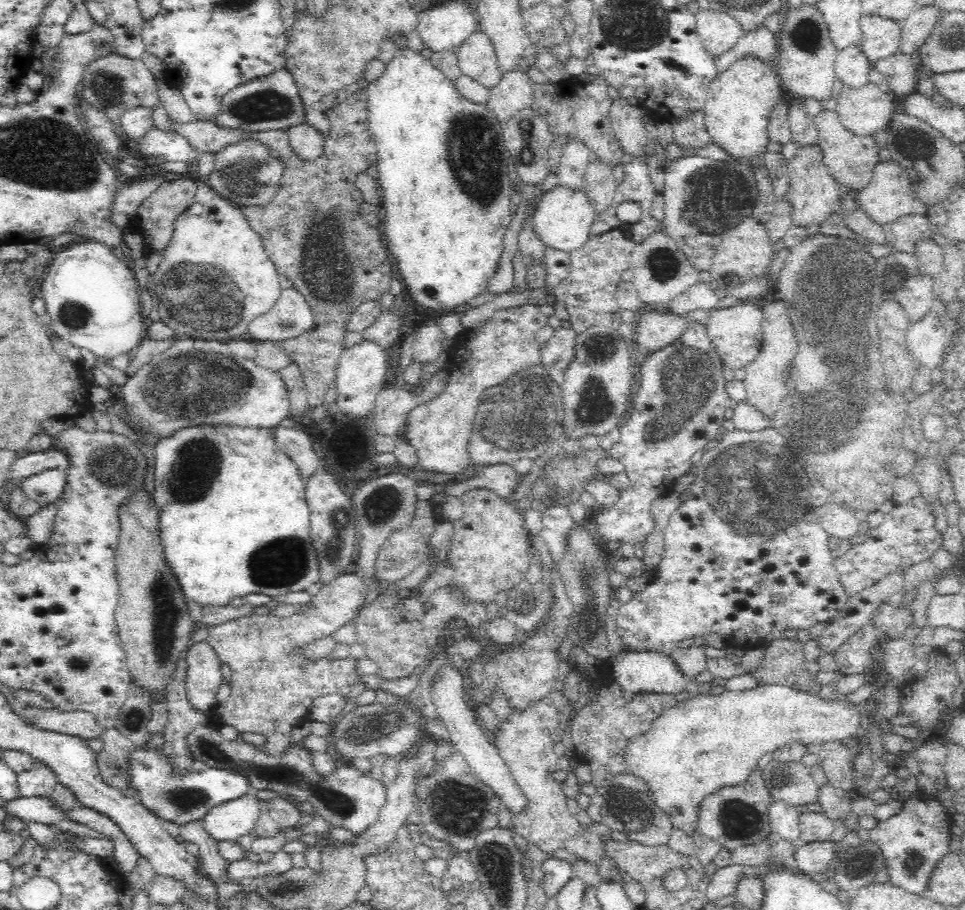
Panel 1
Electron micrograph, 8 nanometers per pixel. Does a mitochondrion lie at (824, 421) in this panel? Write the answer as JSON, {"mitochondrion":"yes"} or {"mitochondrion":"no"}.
{"mitochondrion":"yes"}

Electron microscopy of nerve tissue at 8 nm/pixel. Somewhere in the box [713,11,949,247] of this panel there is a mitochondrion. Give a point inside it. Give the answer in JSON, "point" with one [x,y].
{"point":[806,35]}

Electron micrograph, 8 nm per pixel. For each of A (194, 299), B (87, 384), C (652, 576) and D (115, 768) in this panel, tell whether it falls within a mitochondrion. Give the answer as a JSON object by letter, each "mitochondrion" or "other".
{"A":"mitochondrion","B":"other","C":"other","D":"mitochondrion"}

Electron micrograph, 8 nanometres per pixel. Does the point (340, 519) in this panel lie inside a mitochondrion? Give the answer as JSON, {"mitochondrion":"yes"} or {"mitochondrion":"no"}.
{"mitochondrion":"yes"}

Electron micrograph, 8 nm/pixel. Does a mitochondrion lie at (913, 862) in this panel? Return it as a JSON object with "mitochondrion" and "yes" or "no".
{"mitochondrion":"yes"}

